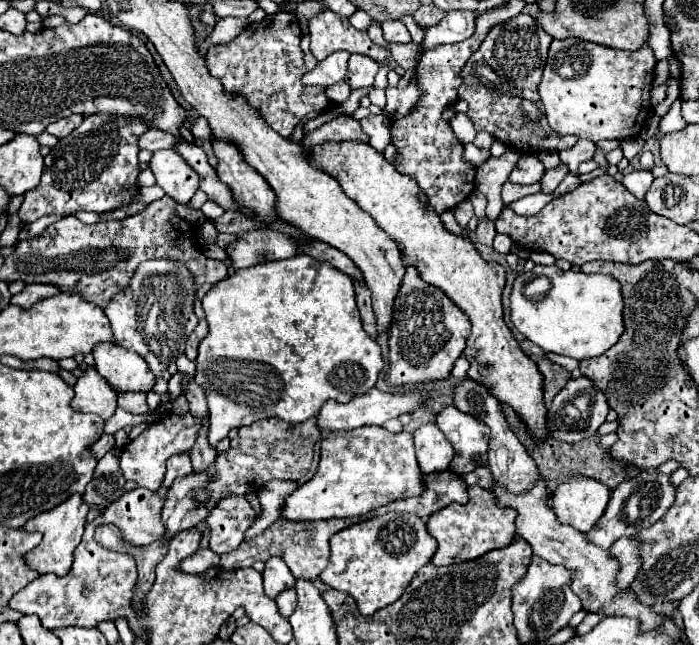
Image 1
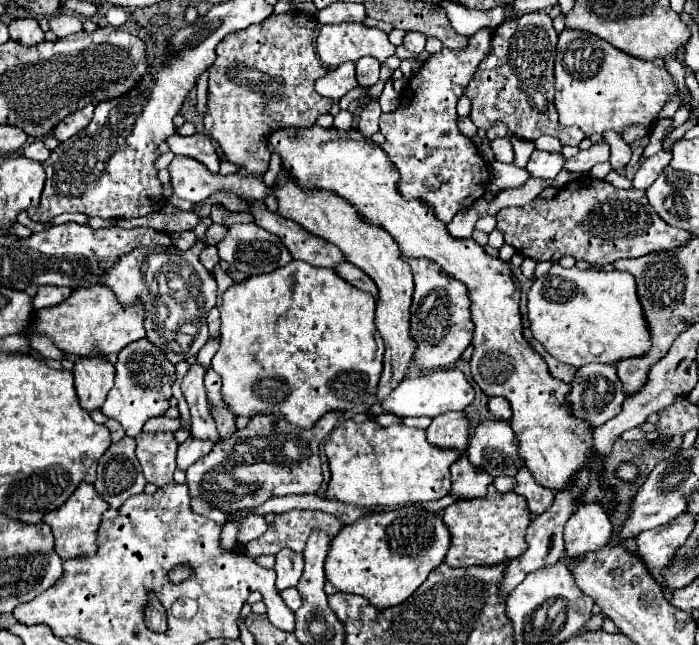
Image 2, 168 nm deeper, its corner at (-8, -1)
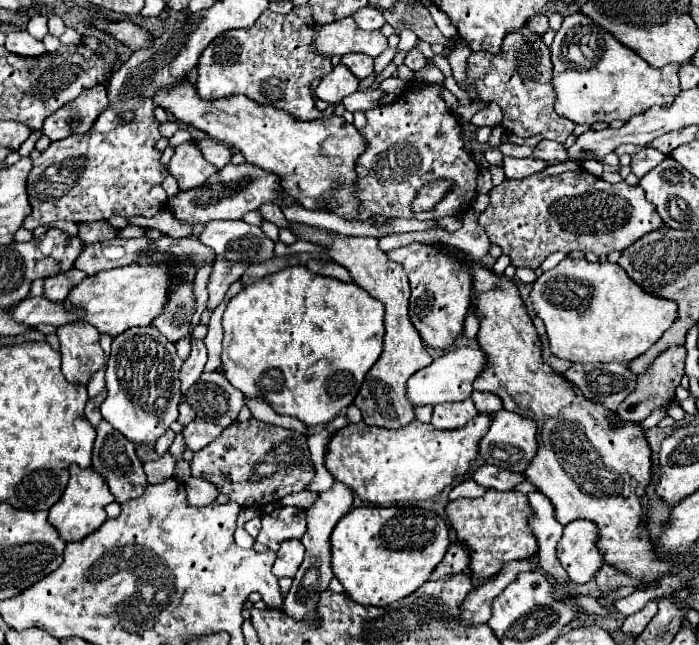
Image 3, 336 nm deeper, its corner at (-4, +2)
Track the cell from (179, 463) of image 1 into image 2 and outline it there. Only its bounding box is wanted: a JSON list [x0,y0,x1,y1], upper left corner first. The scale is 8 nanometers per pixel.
[177,436,211,470]

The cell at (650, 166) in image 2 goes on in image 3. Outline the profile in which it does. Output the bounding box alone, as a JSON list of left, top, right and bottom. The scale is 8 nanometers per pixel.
[631,147,665,177]

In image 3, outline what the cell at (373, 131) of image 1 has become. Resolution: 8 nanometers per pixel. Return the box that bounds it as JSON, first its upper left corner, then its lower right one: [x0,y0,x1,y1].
[343,87,383,113]

